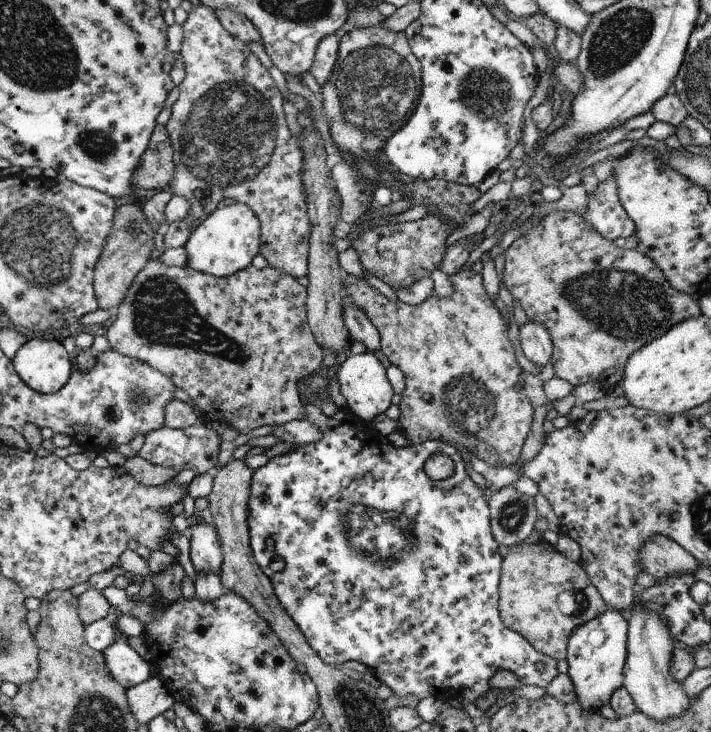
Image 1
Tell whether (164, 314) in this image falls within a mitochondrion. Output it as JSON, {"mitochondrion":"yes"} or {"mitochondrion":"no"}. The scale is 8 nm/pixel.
{"mitochondrion":"yes"}

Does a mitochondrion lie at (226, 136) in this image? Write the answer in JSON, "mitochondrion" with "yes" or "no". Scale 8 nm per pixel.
{"mitochondrion":"yes"}

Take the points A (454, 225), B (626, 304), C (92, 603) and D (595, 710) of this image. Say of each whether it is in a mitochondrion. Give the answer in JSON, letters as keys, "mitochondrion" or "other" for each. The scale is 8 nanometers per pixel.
{"A":"other","B":"mitochondrion","C":"other","D":"other"}

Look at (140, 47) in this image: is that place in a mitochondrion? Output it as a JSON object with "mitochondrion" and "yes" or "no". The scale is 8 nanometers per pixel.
{"mitochondrion":"no"}

